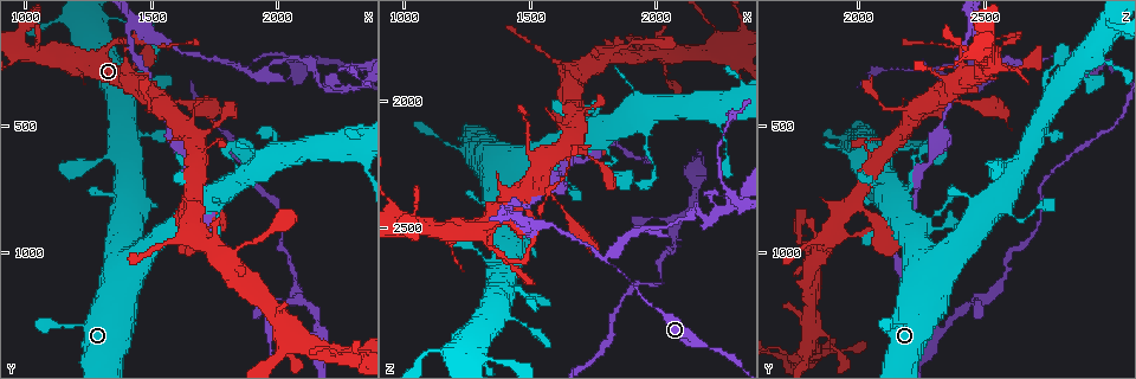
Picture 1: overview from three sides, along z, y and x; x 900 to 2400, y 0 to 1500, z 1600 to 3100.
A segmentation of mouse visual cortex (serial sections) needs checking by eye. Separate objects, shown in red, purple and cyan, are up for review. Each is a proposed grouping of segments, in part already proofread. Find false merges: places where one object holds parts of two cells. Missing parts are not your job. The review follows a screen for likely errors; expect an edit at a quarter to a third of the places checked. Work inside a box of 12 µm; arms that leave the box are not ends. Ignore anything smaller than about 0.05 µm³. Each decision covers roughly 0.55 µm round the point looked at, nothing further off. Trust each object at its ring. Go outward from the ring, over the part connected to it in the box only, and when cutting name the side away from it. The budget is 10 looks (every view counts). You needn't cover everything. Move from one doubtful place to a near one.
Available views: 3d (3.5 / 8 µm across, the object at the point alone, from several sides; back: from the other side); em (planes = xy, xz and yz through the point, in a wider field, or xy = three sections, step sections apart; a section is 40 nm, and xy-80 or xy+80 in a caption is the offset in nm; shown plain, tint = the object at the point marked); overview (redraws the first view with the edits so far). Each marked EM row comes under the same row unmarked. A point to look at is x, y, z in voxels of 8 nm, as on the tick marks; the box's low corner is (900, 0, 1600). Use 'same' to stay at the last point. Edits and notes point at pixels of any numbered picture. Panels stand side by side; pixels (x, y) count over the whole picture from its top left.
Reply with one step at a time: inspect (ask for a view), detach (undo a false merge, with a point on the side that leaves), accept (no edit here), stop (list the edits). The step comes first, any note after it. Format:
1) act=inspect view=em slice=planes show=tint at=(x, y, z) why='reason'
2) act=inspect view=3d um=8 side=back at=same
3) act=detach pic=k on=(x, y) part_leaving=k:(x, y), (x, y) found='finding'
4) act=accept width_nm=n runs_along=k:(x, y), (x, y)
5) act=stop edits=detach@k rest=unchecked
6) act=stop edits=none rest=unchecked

act=inspect view=3d um=3.5 at=(1810, 250, 2640) why='three arms meet'

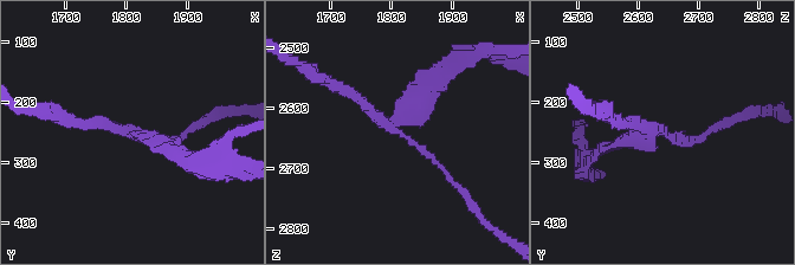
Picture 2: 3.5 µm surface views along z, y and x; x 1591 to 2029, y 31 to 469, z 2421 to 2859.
act=inspect view=em slice=xy step=1 show=tint at=(1820, 255, 2650) arms=3 arm_widths_nm=100,150,150

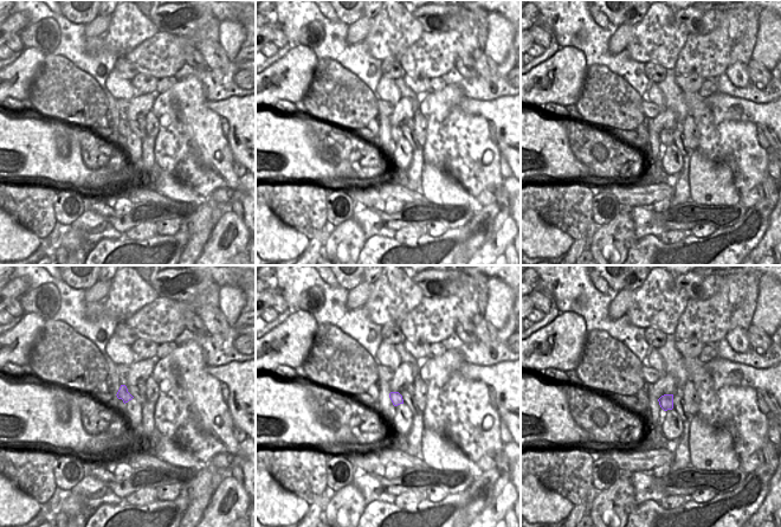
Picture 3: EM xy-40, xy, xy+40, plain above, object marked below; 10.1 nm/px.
act=detach pic=2 on=(426, 92) part_leaving=2:(400, 124), (440, 66), (473, 55) found='a second cell is stuck on'

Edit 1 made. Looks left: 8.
act=inspect view=overview why='see it whole again'

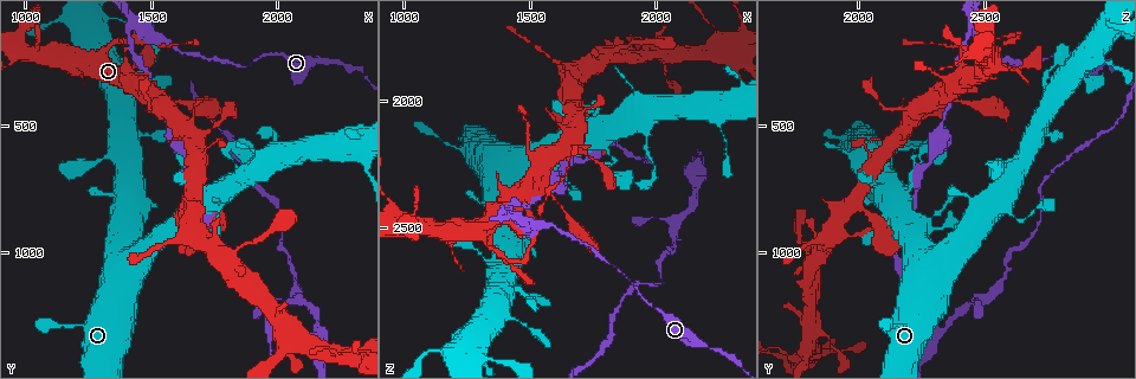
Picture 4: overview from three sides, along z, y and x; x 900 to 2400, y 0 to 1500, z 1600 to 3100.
act=inspect view=3d um=3.5 side=back at=(1480, 130, 2640) why='abrupt turn'

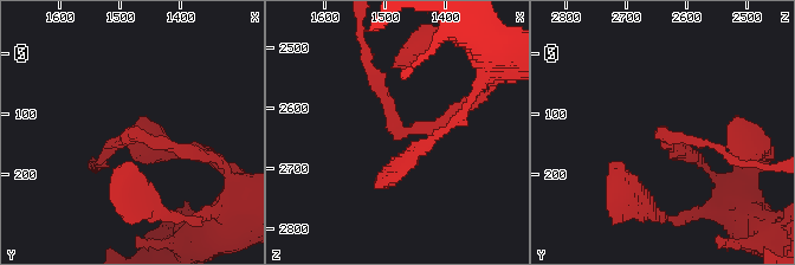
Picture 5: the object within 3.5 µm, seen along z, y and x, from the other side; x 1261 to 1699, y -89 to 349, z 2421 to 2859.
act=inspect view=em slice=xy step=5 show=tint at=(1470, 135, 2640)

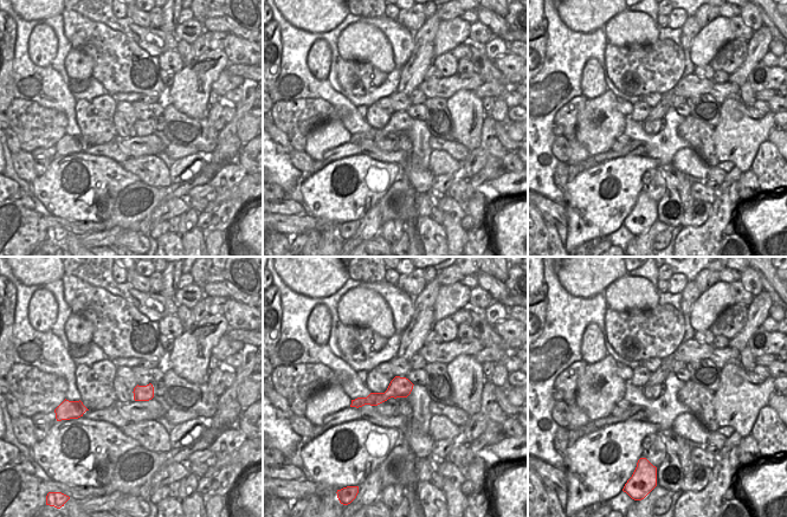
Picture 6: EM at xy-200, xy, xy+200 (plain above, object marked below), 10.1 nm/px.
act=accept found='one cell here'

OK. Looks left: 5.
act=inspect view=3d um=8 at=(1970, 600, 2160)

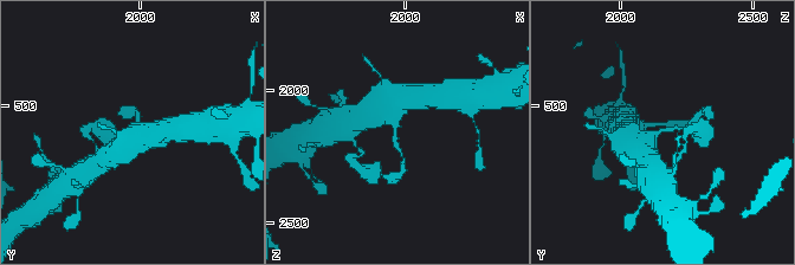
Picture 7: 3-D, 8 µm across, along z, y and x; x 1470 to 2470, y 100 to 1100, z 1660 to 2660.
act=inspect view=3d um=3.5 at=(1970, 600, 2170) why='zoom in'

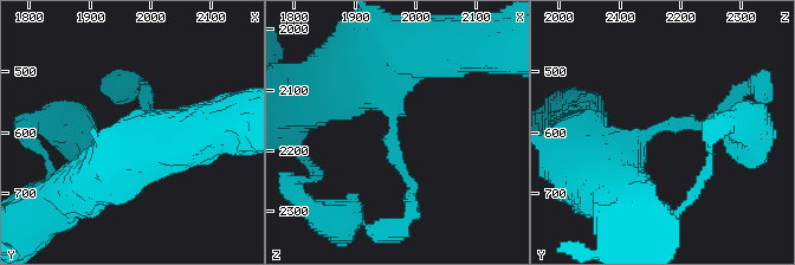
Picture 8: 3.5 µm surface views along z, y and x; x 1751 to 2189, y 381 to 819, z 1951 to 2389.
act=inspect view=em slice=xy step=1 show=tint at=(1965, 590, 2170) arm_widths_nm=150,600

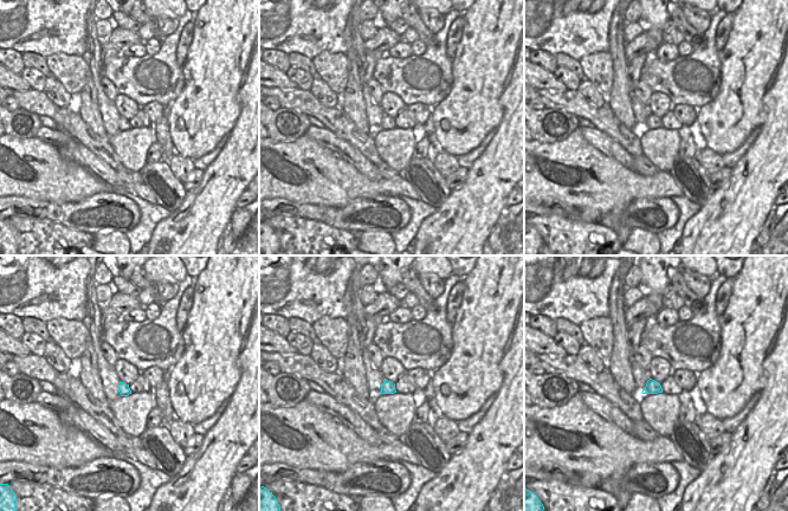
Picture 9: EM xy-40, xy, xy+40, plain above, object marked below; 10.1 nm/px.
act=accept runs_along=8:(596, 181), (645, 134), (709, 123), (730, 104) found='one cell here'

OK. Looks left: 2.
act=stop edits=detach@2 rest=unchecked

